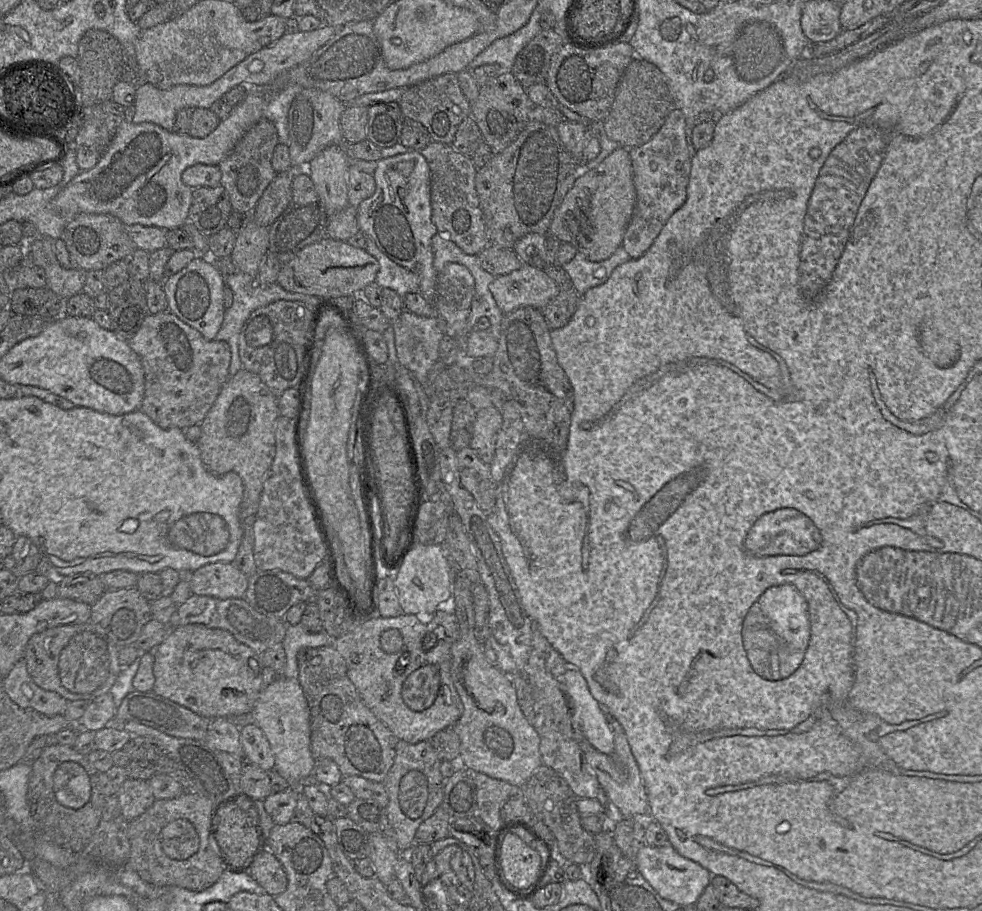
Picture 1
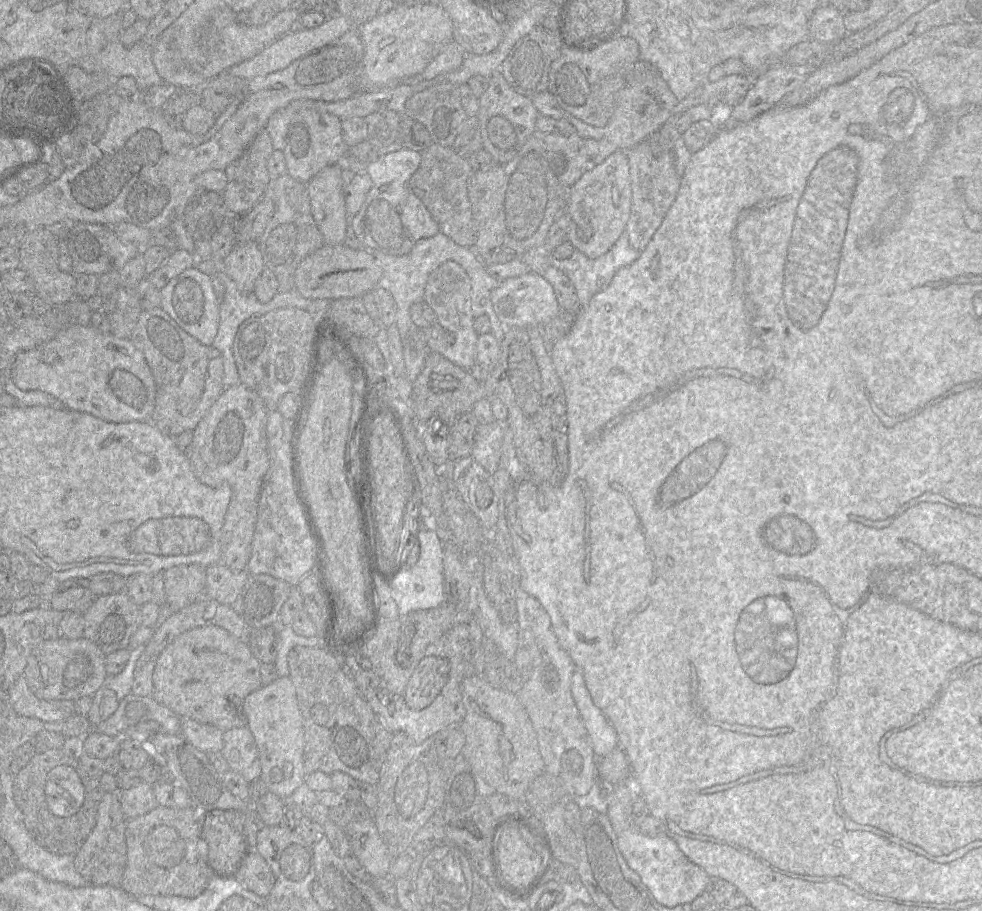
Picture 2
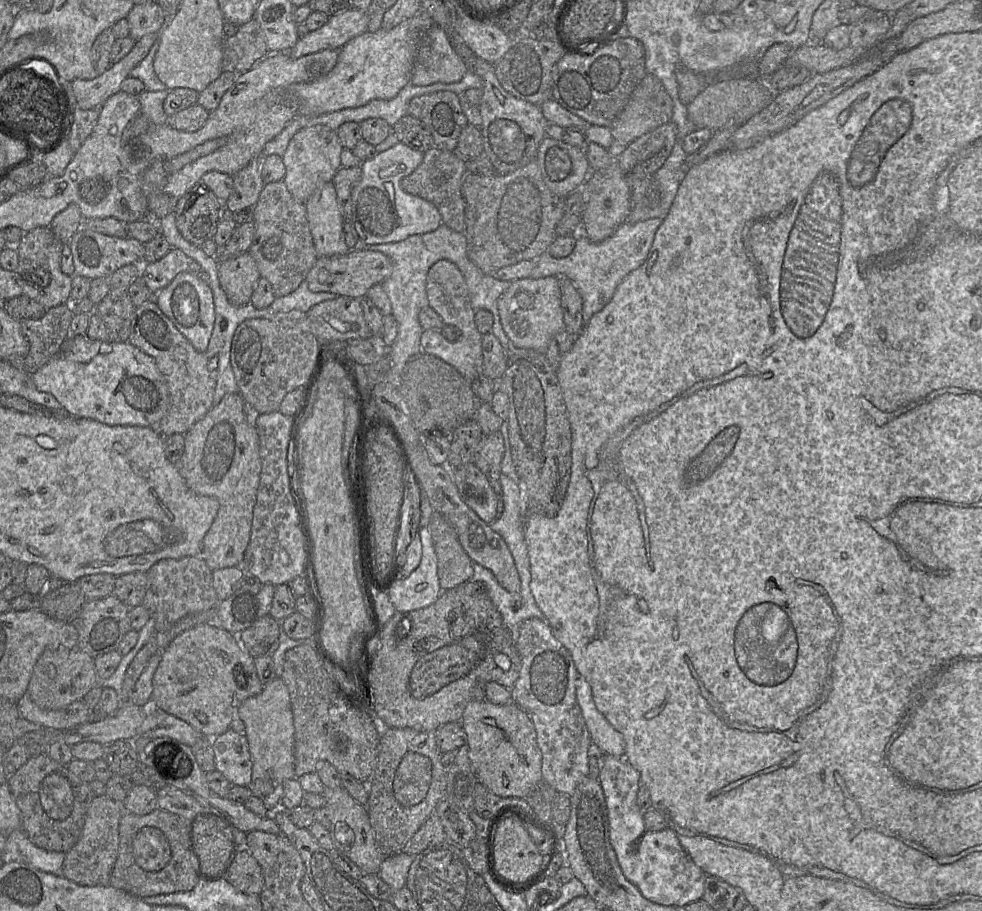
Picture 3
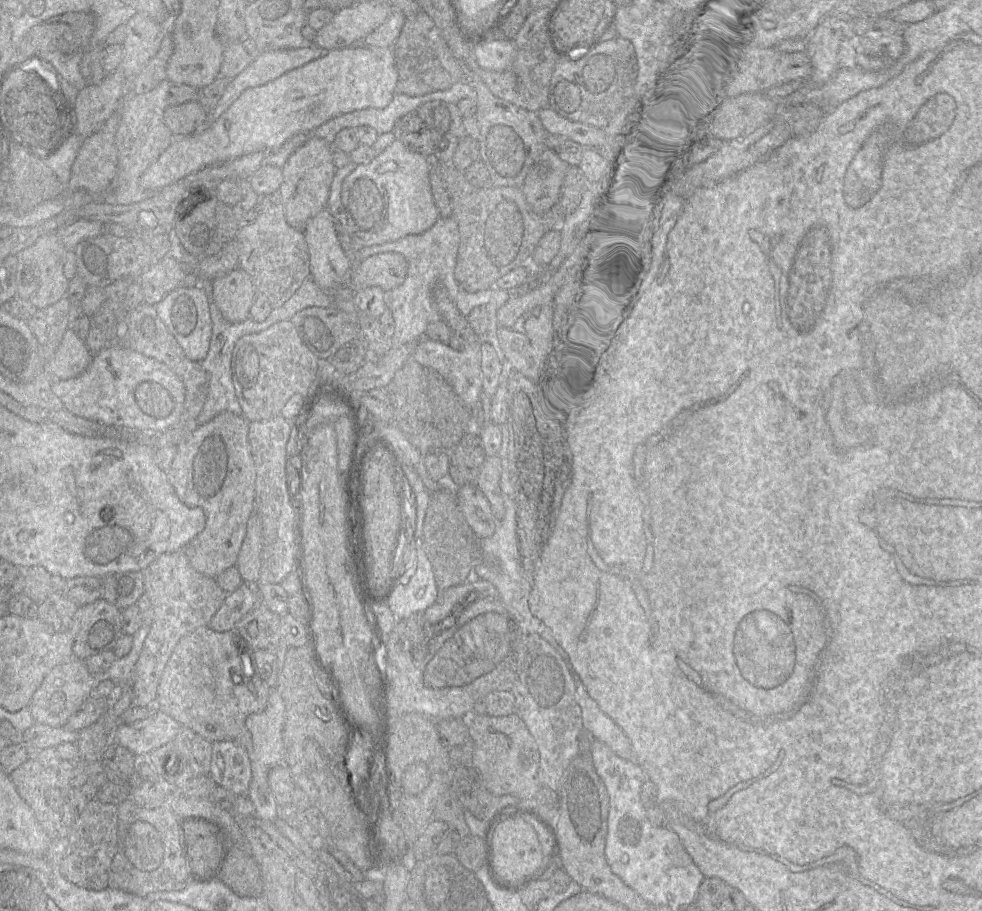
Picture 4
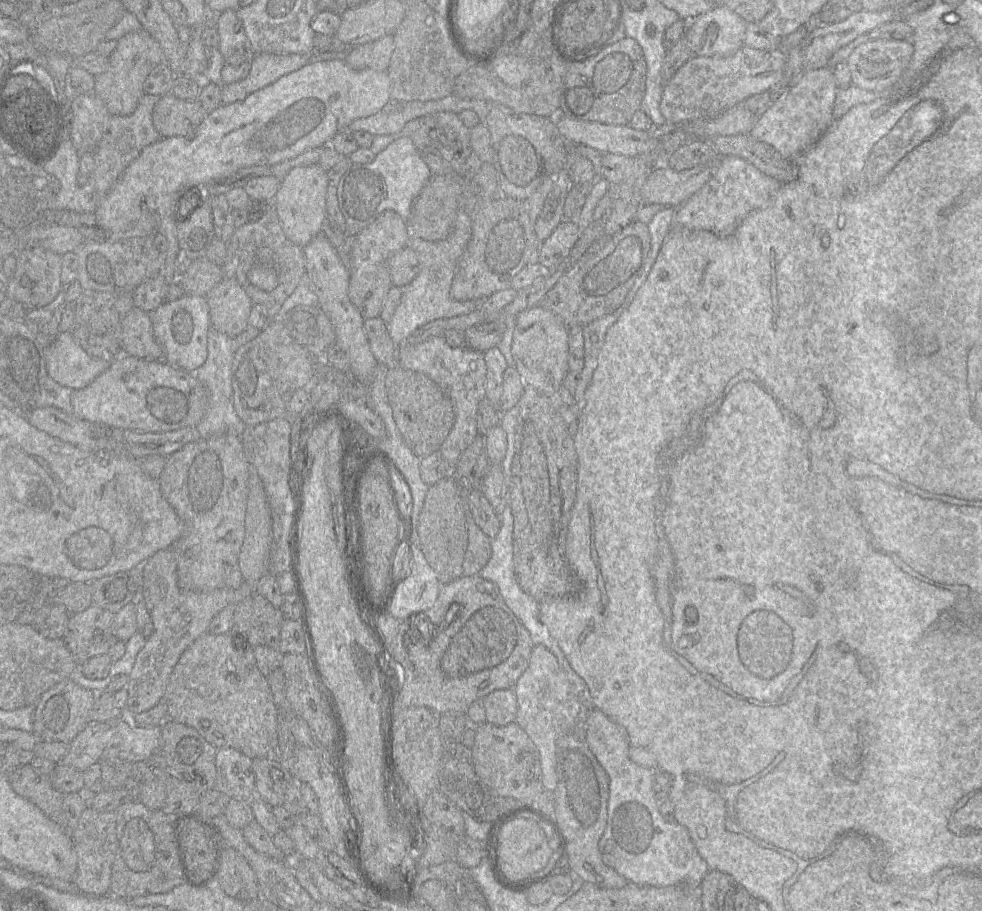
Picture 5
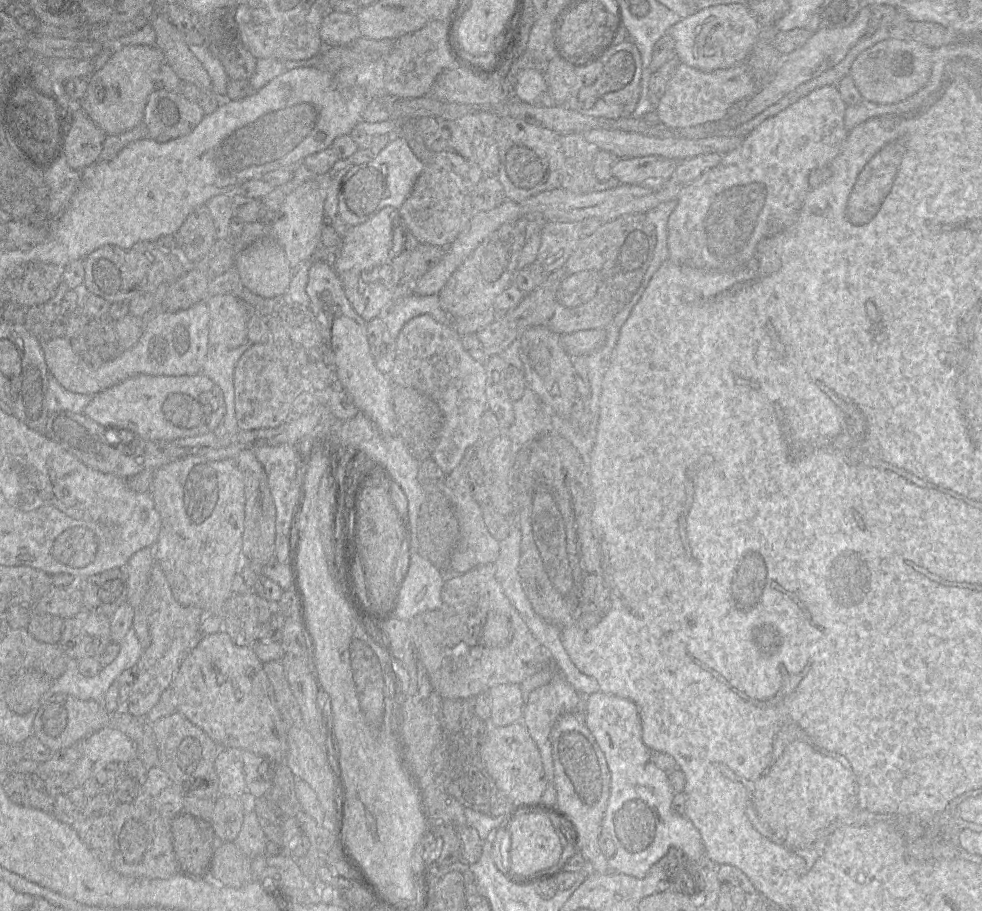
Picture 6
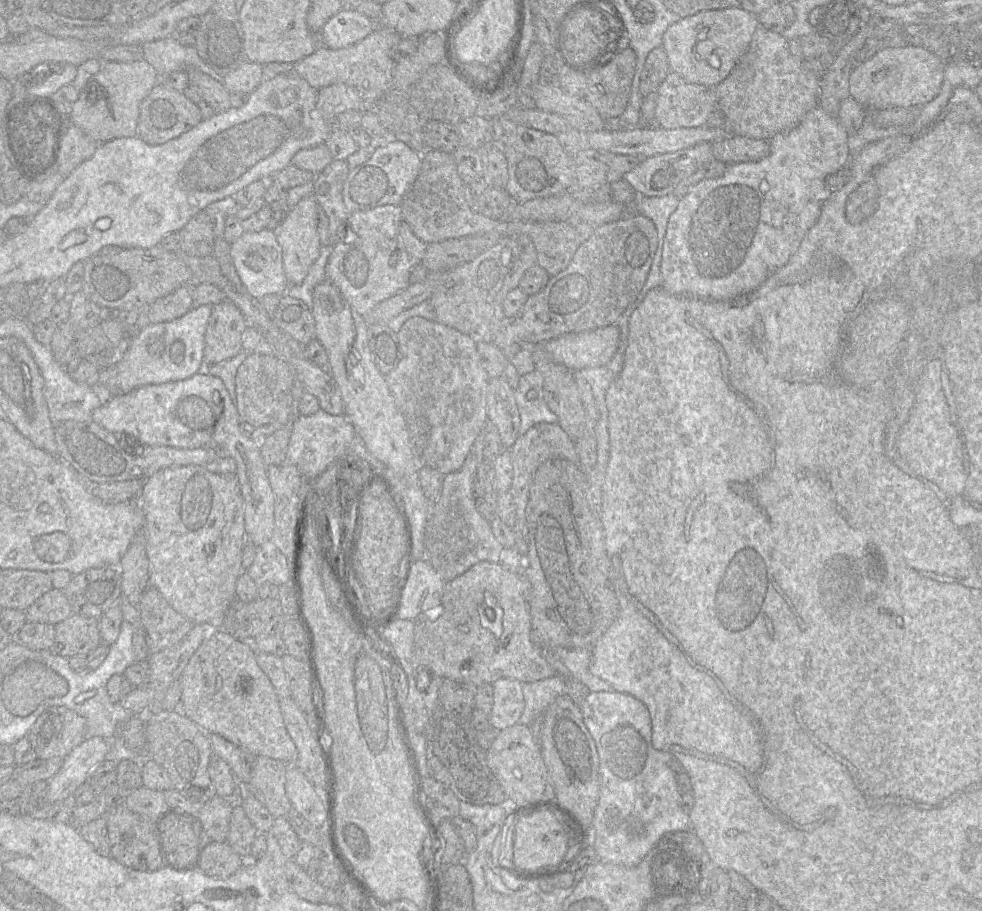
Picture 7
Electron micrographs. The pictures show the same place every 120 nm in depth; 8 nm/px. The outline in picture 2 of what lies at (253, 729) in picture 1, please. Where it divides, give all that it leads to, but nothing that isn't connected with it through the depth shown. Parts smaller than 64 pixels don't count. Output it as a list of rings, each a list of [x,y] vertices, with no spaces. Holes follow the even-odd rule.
[[[248,727],[224,731],[221,753],[228,762],[230,770],[239,773],[247,782],[260,779],[259,752]]]

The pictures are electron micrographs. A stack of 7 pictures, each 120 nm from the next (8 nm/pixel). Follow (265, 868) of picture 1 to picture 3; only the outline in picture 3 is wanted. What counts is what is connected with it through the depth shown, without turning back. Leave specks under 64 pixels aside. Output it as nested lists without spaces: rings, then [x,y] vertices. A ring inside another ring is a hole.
[[[244,847],[233,858],[225,879],[237,890],[246,894],[260,895],[264,885],[259,863]]]

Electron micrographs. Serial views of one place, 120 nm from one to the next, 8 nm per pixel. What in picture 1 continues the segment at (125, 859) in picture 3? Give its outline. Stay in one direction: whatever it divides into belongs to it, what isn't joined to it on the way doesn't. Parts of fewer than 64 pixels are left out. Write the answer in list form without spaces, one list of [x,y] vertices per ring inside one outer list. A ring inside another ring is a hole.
[[[186,791],[176,798],[155,800],[144,813],[128,822],[130,855],[123,867],[134,870],[141,879],[155,886],[177,886],[191,891],[211,887],[228,868],[210,826],[213,805],[210,799]]]

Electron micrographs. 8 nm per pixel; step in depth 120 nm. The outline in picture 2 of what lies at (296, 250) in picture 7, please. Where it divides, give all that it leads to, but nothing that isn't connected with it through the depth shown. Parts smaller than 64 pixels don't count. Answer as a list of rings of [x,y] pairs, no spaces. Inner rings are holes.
[[[302,109],[290,121],[283,150],[287,174],[293,179],[308,184],[323,168],[341,164],[347,155],[348,146],[342,136],[341,120],[329,113]]]

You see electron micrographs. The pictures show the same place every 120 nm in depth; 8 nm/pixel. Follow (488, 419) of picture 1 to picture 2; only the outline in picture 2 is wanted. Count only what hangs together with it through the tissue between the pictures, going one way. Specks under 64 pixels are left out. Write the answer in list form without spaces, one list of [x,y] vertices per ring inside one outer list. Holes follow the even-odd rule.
[[[493,421],[478,424],[471,456],[491,475],[498,467],[503,443],[503,424]]]

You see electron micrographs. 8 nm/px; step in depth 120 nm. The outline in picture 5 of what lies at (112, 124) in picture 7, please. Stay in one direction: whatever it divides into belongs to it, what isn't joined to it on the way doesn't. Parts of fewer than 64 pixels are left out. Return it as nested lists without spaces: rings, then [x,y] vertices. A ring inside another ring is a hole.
[[[143,28],[130,32],[118,40],[107,69],[95,76],[93,93],[104,103],[110,115],[128,116],[135,111],[145,94],[144,82],[149,73],[162,62],[161,46],[149,33]]]

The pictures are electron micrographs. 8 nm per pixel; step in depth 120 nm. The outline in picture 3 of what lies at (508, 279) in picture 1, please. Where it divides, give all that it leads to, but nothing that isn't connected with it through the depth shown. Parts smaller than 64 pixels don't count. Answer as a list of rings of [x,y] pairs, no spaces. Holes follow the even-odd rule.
[[[548,276],[515,280],[499,296],[497,308],[501,325],[515,347],[532,349],[545,354],[552,338],[565,330],[559,279],[555,276]]]

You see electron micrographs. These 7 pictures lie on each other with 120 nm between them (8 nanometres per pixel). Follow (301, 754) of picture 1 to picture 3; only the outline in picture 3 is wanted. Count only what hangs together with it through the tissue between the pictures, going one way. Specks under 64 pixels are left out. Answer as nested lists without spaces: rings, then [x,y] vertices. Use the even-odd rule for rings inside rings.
[[[277,677],[264,685],[260,694],[247,698],[239,708],[239,716],[245,725],[245,736],[252,759],[252,779],[249,789],[252,795],[264,803],[268,812],[281,807],[284,783],[295,778],[294,769],[294,721],[288,688]]]

